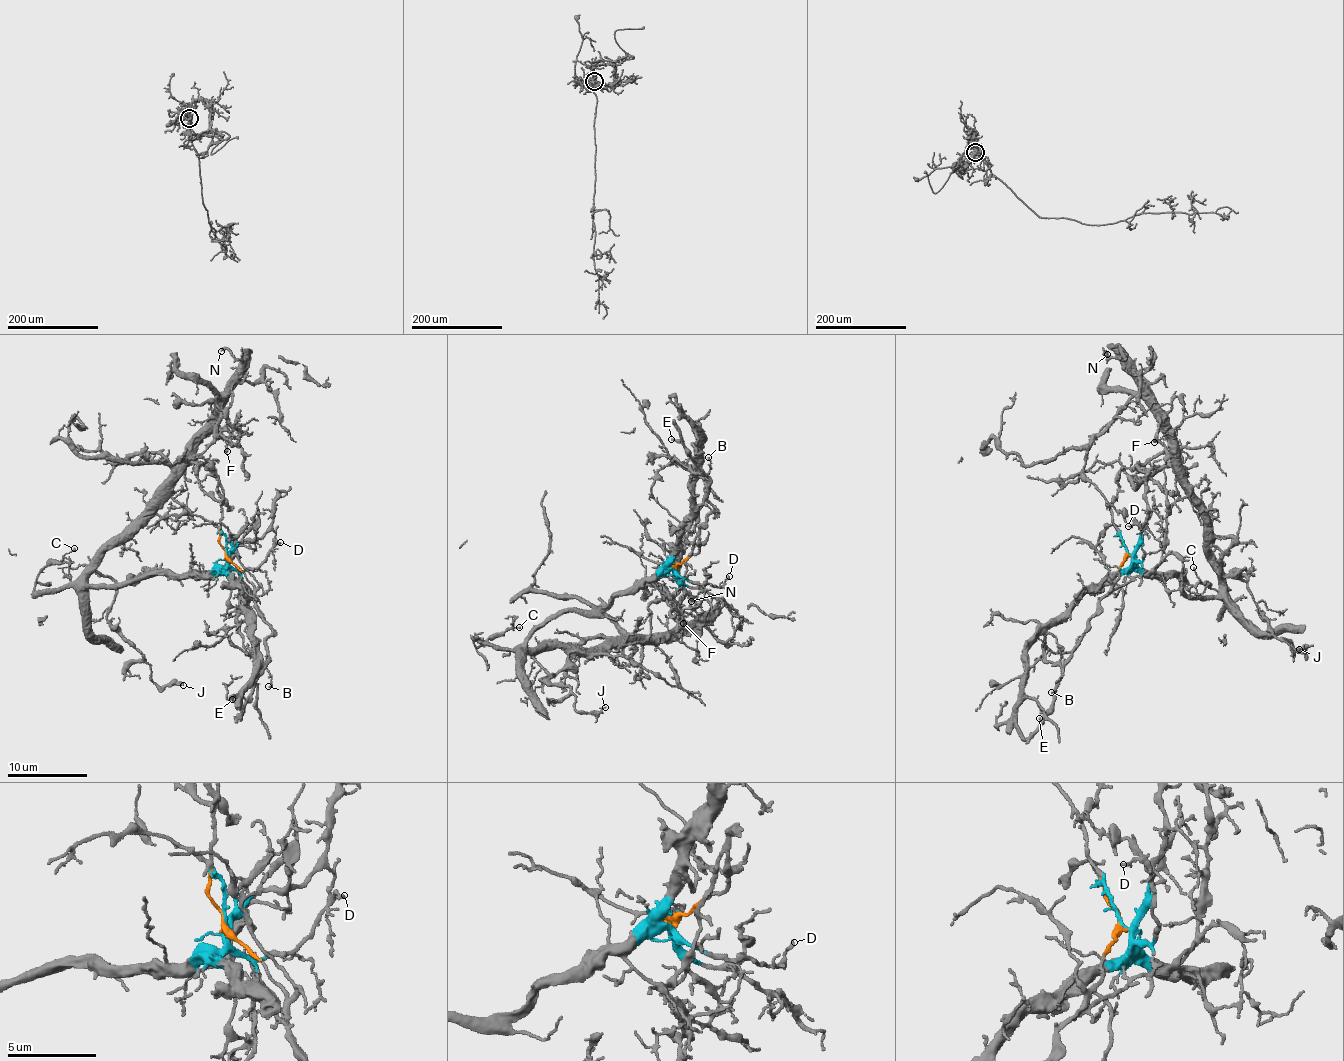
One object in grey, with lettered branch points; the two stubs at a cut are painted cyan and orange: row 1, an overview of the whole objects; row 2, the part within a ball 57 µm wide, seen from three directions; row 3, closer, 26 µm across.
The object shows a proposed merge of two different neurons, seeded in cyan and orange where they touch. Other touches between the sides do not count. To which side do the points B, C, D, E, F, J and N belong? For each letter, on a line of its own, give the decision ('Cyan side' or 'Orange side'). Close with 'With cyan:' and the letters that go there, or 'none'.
B: Orange side
C: Cyan side
D: Cyan side
E: Orange side
F: Cyan side
J: Cyan side
N: Cyan side
With cyan: C, D, F, J, N

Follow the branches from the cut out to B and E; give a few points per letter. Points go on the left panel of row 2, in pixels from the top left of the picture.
B: (226, 555), (252, 584), (256, 610), (273, 632), (266, 645), (269, 686)
E: (226, 555), (252, 584), (273, 636), (251, 700), (242, 708), (232, 699)

